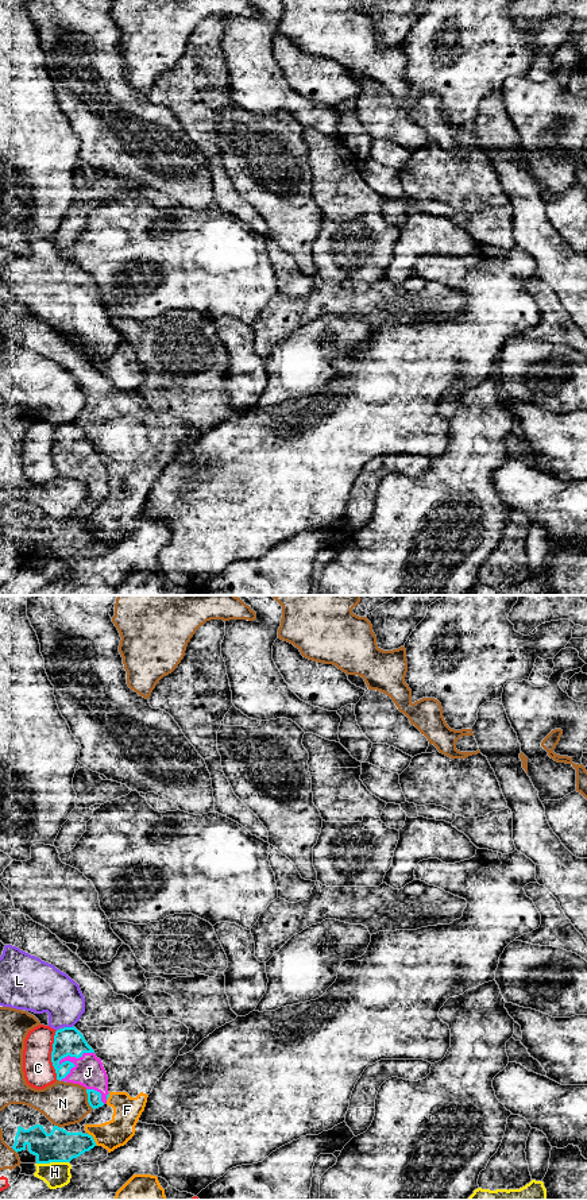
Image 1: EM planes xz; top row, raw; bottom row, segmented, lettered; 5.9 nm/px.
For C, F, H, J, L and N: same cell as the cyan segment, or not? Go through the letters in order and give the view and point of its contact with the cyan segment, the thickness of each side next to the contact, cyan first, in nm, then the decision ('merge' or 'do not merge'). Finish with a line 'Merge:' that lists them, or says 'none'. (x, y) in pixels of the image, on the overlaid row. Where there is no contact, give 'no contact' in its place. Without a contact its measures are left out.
C: meets cyan in xz at (51, 1054); 170 nm thick on the cyan side, 180 nm on the other; do not merge
F: meets cyan in xz at (93, 1139); 190 nm thick on the cyan side, 170 nm on the other; do not merge
H: meets cyan in xz at (51, 1161); 190 nm thick on the cyan side, 160 nm on the other; do not merge
J: meets cyan in xz at (65, 1056); 170 nm thick on the cyan side, 180 nm on the other; merge
L: meets cyan in xz at (68, 1027); 170 nm thick on the cyan side, 260 nm on the other; do not merge
N: meets cyan in xz at (88, 1099); 80 nm thick on the cyan side, 260 nm on the other; do not merge
Merge: J

